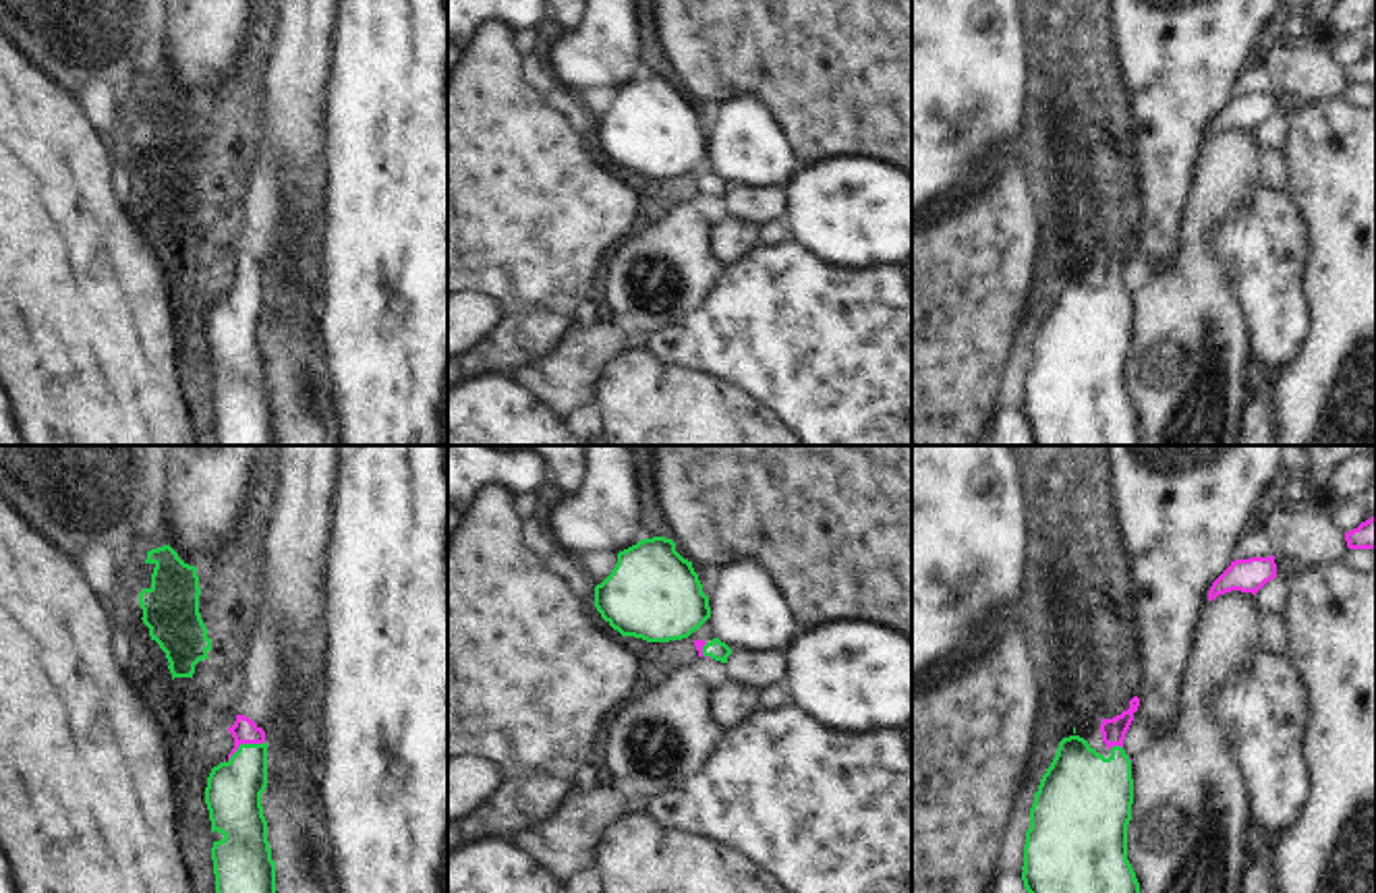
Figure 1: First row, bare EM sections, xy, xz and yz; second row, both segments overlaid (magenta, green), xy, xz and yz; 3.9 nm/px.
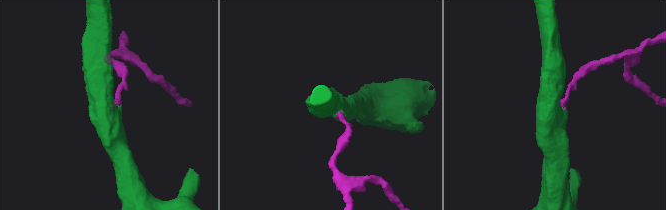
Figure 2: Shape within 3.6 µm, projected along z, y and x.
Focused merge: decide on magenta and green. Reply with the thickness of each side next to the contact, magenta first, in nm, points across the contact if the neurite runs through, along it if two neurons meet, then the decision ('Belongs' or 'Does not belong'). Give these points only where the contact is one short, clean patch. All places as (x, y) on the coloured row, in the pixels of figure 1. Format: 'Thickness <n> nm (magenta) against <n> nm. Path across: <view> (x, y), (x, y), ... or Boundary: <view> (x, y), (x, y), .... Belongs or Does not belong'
Thickness 100 nm (magenta) against 220 nm. Path across: xy (245, 732), (243, 742), (243, 780), (233, 794). Belongs

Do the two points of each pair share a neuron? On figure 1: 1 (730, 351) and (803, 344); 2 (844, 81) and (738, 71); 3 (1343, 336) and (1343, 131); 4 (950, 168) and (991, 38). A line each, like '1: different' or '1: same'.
1: same
2: same
3: same
4: same

